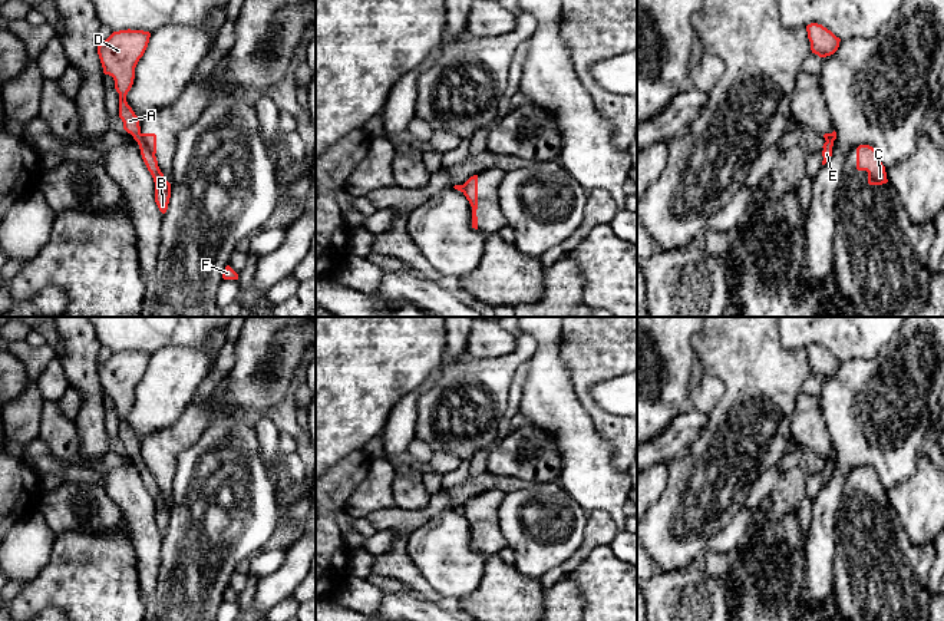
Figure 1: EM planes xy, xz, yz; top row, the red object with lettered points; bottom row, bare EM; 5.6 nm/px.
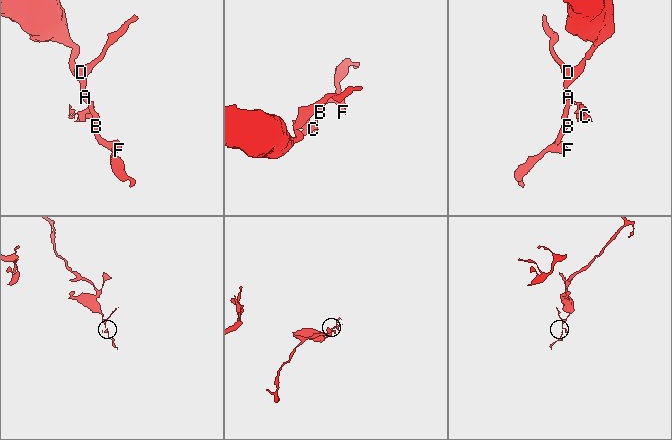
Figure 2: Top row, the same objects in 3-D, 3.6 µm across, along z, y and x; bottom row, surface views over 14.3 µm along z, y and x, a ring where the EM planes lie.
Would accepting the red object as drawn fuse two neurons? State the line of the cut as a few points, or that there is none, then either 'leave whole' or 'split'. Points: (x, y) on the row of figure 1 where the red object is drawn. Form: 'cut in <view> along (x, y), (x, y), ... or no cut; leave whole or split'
cut in xy along (139, 134), (154, 155); split

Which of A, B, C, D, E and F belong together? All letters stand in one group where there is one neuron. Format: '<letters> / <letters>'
A B D E F / C

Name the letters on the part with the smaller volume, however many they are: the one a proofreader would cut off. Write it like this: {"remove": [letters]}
{"remove": ["C"]}

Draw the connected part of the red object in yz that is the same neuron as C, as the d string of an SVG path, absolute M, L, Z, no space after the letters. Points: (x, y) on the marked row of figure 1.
M859 145L856 148L856 169L868 172L869 185L887 184L887 172L878 152L869 145Z

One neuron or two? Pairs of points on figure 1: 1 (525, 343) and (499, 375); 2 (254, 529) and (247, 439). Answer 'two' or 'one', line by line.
1: one
2: one

